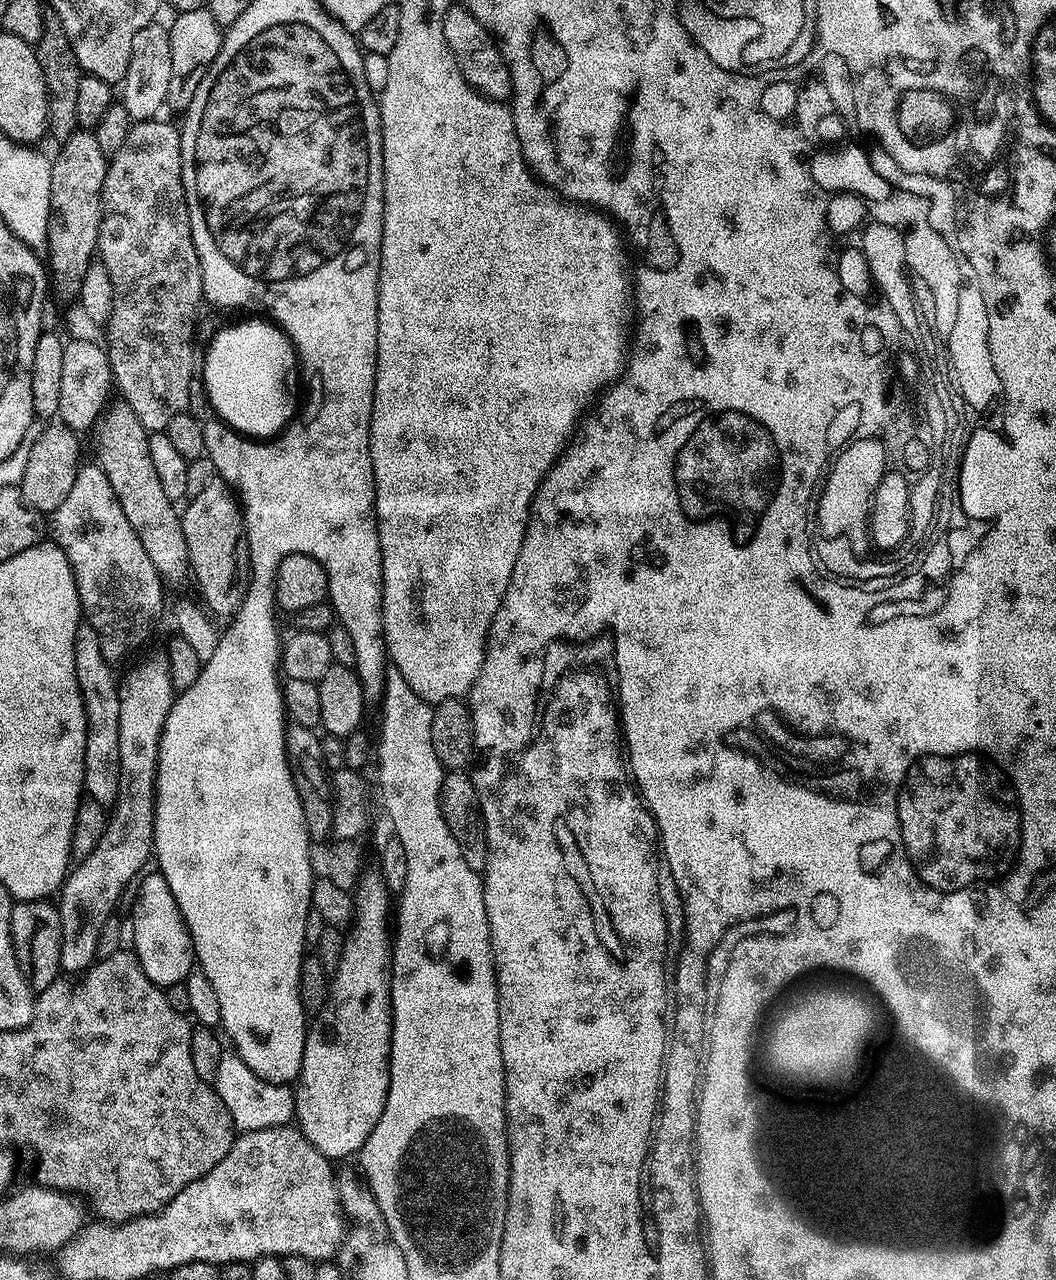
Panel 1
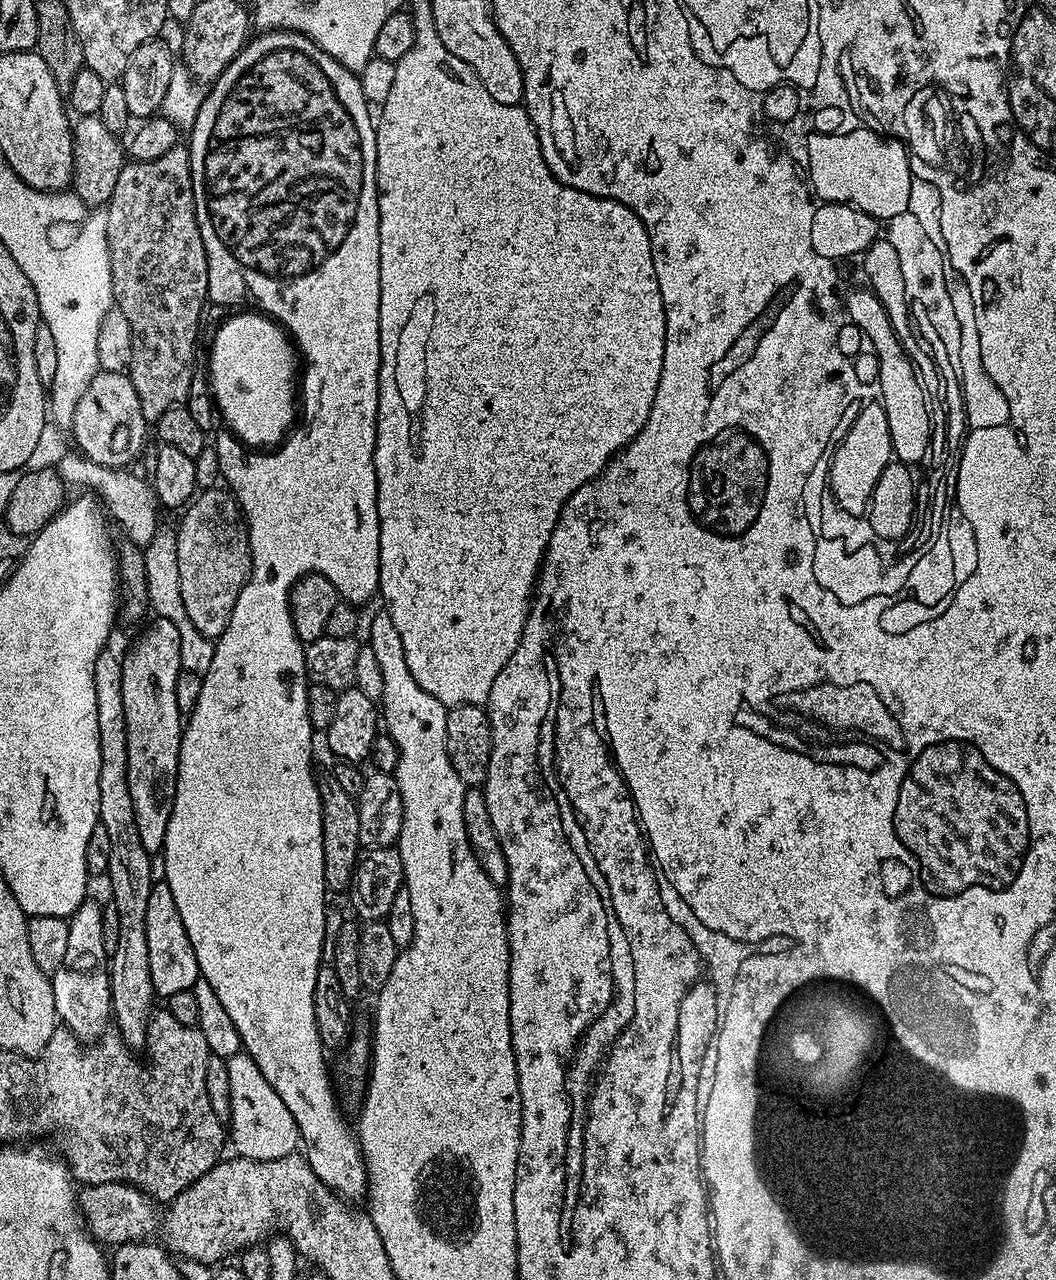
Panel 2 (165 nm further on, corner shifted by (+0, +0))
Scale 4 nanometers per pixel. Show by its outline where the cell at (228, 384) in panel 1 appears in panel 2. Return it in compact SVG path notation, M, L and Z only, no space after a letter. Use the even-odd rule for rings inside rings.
M253 313L238 314L219 328L210 352L208 377L217 411L226 424L236 424L248 440L274 440L294 414L291 371L296 367L296 350L274 320Z

